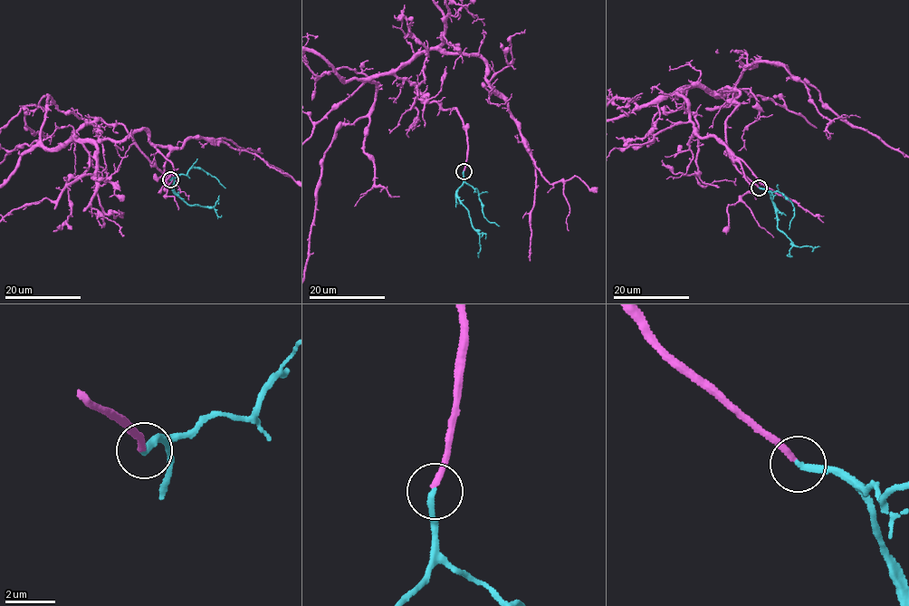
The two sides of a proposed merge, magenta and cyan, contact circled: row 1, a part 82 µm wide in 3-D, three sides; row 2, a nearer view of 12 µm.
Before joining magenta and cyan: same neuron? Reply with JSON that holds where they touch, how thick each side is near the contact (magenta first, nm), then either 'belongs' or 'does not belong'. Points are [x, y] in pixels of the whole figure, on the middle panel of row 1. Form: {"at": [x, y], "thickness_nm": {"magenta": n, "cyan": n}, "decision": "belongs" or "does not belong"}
{"at": [464, 171], "thickness_nm": {"magenta": 240, "cyan": 240}, "decision": "belongs"}

